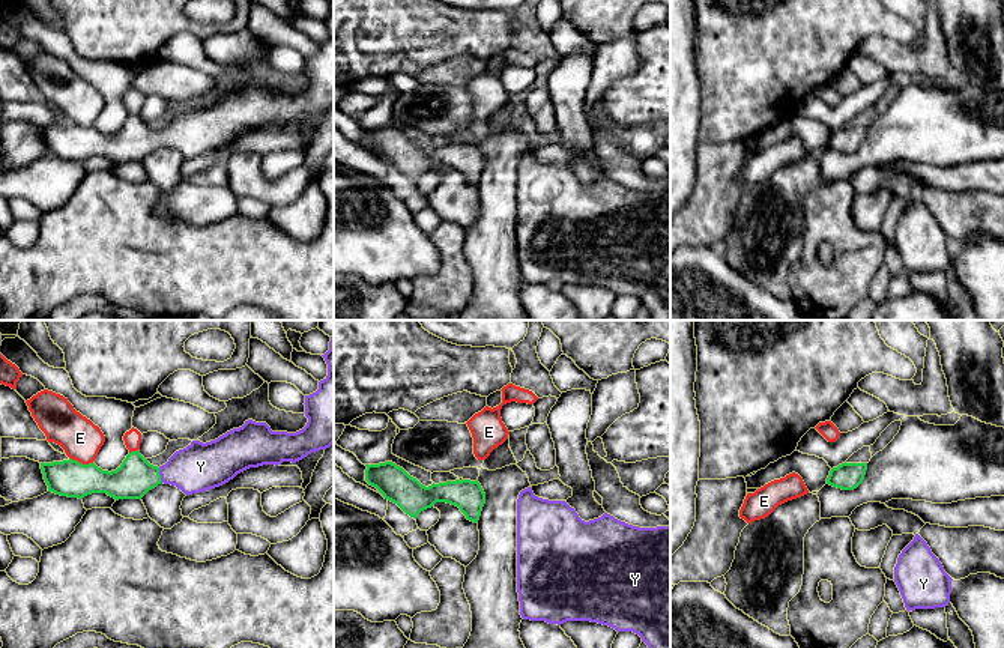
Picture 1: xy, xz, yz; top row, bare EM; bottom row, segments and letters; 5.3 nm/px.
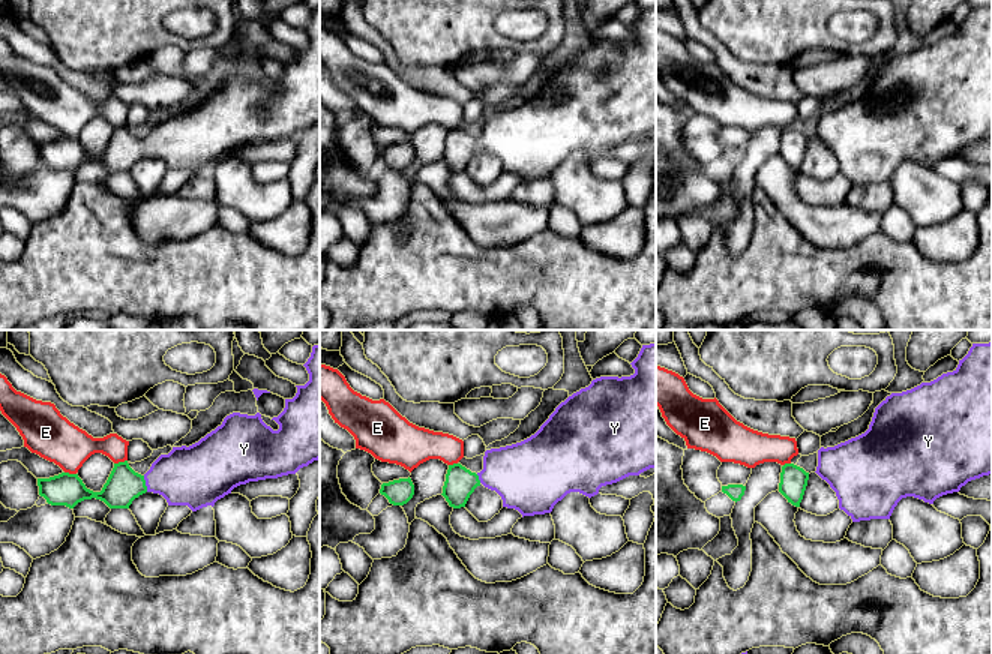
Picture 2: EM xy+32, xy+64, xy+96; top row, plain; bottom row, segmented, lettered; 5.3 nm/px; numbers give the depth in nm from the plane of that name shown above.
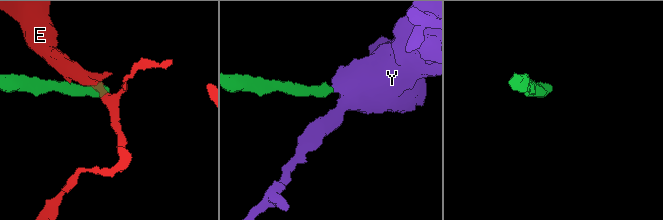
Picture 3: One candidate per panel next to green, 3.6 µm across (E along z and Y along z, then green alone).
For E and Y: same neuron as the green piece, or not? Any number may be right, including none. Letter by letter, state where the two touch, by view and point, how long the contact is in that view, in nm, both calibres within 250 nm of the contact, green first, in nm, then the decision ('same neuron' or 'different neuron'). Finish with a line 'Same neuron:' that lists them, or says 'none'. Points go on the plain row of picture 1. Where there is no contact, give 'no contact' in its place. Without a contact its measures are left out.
E: xy (81, 127) | 130 nm | 200/220 nm | different neuron
Y: xy (160, 139) | 80 nm | 200/260 nm | same neuron
Same neuron: Y

